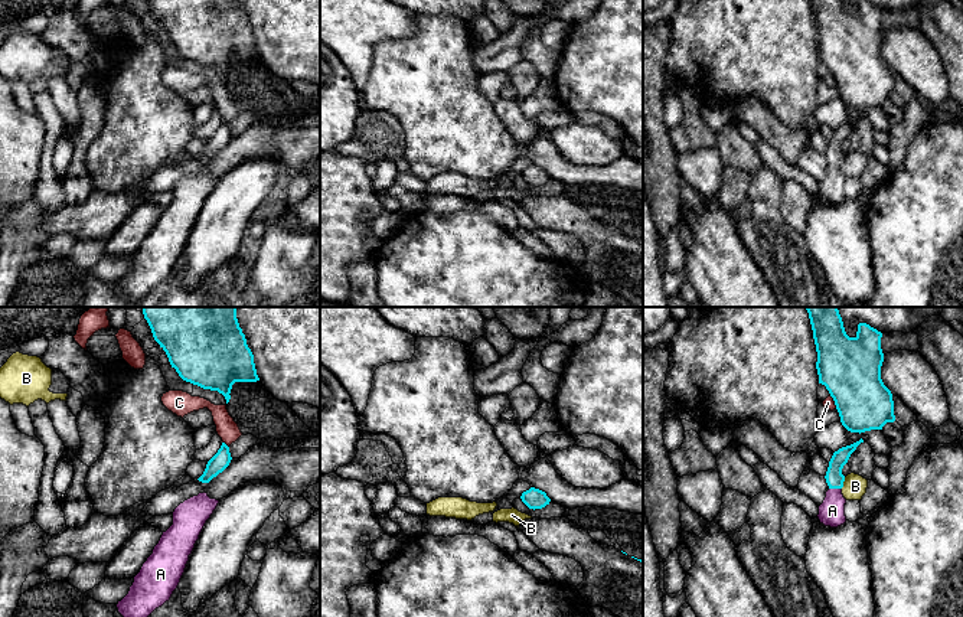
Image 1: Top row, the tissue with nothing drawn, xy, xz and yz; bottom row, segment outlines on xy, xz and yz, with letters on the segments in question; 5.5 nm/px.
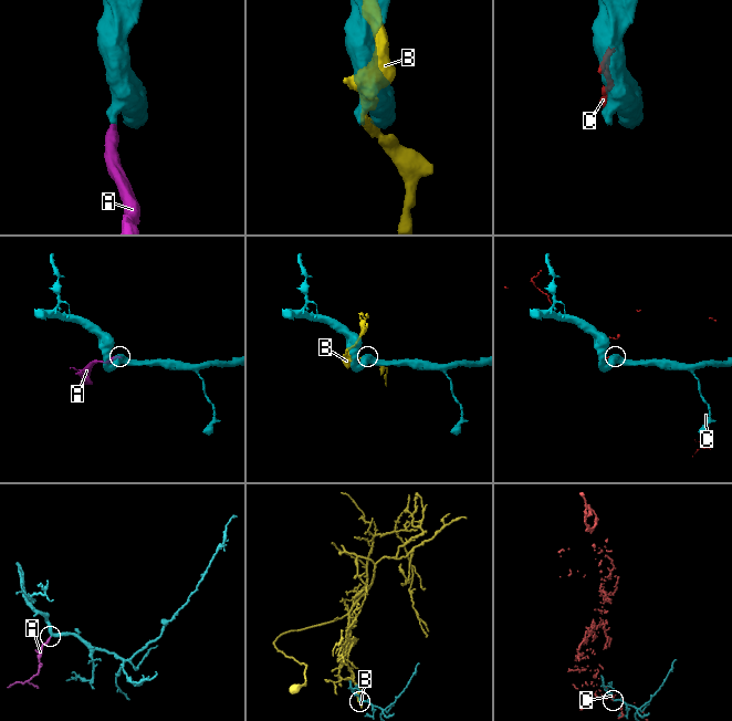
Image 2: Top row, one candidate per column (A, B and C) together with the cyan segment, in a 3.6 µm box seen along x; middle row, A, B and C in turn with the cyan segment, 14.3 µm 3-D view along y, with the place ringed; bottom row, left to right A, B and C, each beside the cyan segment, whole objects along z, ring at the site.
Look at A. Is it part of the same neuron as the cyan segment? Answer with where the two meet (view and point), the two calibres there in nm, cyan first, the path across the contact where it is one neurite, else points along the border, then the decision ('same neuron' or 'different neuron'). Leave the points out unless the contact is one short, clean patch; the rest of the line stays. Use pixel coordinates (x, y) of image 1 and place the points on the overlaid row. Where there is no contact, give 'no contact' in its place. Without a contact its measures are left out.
yz (835, 487) | 100/140 nm | across yz (835, 479), (835, 487), (832, 511) | same neuron

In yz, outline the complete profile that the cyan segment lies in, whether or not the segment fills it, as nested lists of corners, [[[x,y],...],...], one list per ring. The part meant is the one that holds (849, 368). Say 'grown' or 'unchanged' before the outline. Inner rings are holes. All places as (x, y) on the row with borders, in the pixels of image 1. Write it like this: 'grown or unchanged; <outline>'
unchanged; [[[838,307],[806,310],[817,352],[819,383],[833,398],[842,425],[861,434],[894,422],[892,394],[881,379],[882,333],[859,323],[856,336],[849,337]]]

